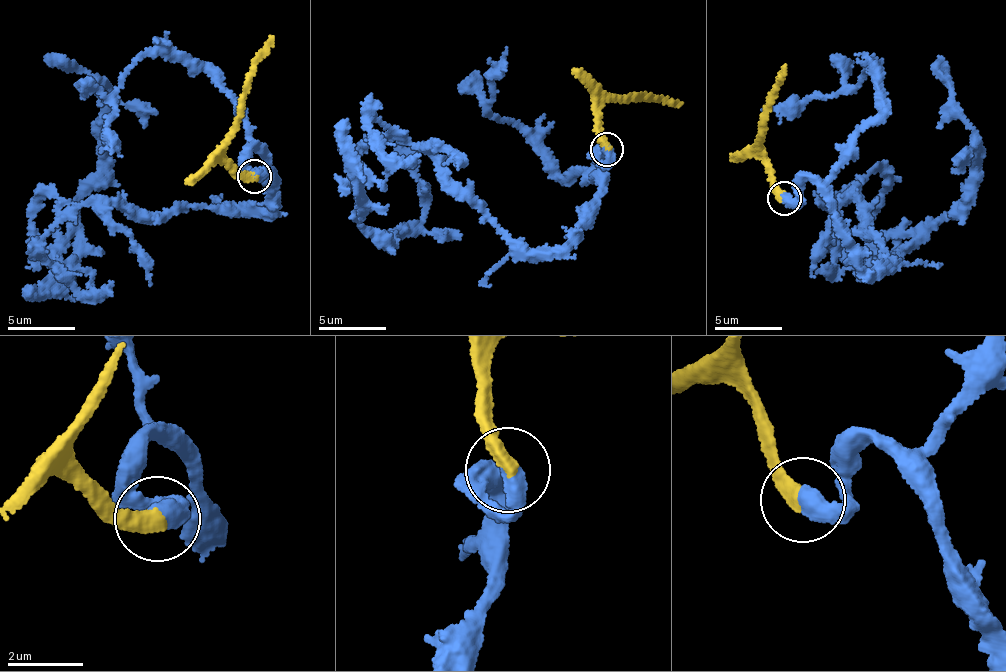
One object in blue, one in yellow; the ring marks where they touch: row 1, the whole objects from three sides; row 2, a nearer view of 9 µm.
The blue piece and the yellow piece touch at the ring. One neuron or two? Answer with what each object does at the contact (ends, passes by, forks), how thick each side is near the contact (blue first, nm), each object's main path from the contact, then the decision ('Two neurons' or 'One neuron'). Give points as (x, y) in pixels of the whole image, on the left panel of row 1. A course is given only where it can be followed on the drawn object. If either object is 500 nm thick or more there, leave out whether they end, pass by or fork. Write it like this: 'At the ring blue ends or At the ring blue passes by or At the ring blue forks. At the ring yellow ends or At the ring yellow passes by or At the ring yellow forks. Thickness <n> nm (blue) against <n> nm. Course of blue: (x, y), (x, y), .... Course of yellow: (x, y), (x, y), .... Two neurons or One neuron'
Thickness 500 nm (blue) against 400 nm. Course of blue: (255, 175), (250, 147), (266, 209), (79, 207), (43, 257), (88, 293), (73, 205), (109, 90), (45, 57). Course of yellow: (255, 175), (252, 178), (226, 157), (226, 136), (240, 115), (247, 75), (273, 37). One neuron

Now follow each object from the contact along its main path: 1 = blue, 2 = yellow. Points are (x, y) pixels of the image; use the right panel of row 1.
1: (784, 198), (816, 180), (871, 270), (890, 259), (851, 186), (837, 270), (964, 200), (943, 59)
2: (784, 198), (778, 197), (760, 137), (773, 90), (784, 66)

